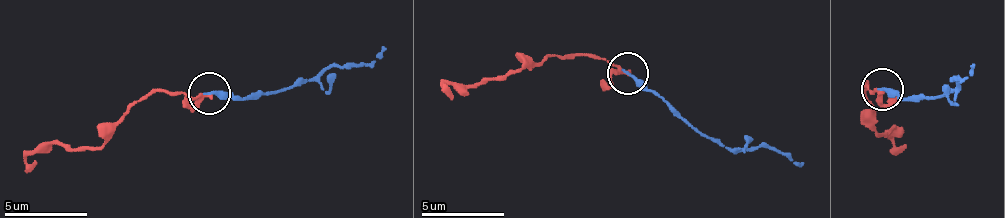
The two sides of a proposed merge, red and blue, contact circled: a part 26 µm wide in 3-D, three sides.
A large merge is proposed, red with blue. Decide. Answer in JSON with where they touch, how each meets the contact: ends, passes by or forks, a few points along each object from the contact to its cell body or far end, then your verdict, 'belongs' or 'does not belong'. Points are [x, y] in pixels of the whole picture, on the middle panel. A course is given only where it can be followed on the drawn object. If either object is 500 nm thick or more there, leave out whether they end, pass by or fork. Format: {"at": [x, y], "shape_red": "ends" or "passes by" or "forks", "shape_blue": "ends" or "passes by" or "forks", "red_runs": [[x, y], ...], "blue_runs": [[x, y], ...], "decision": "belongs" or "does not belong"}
{"at": [628, 73], "shape_red": "passes by", "shape_blue": "ends", "red_runs": [[629, 74], [604, 58], [570, 53], [515, 74], [457, 87], [448, 83], [444, 88], [452, 100]], "blue_runs": [[629, 74], [662, 96], [699, 133], [737, 148], [750, 148], [804, 163]], "decision": "belongs"}

